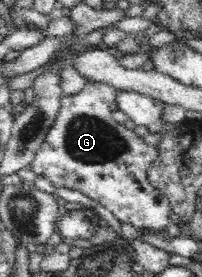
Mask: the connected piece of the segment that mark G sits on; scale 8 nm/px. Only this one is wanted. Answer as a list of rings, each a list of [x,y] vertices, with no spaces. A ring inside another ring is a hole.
[[[86,81],[86,85],[79,93],[62,95],[56,119],[46,133],[44,143],[38,149],[29,169],[37,176],[50,180],[55,188],[68,188],[87,195],[88,198],[108,208],[108,211],[120,222],[158,232],[168,228],[172,223],[169,201],[148,182],[150,165],[153,165],[154,159],[158,157],[157,147],[146,144],[134,130],[126,128],[124,124],[112,118],[110,103],[115,101],[116,93],[114,87],[107,83]]]

